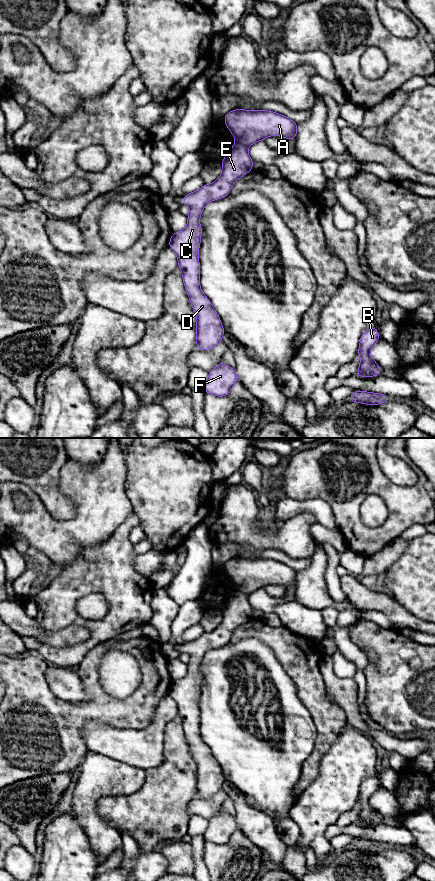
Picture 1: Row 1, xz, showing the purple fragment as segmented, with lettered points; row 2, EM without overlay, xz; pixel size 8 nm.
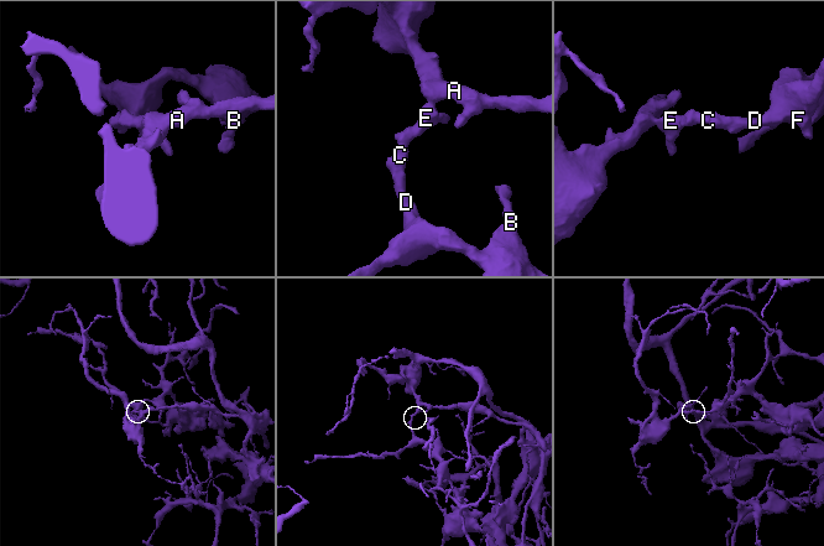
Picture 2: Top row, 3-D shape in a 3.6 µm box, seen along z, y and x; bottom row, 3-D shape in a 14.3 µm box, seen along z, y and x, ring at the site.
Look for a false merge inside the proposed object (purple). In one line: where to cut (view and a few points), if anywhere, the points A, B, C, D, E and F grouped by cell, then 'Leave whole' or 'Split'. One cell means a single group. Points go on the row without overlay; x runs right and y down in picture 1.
Split along xz (236, 590), (247, 594). Groups: A / B C D E F. Split

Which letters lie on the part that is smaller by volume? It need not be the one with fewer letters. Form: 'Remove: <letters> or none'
Remove: A

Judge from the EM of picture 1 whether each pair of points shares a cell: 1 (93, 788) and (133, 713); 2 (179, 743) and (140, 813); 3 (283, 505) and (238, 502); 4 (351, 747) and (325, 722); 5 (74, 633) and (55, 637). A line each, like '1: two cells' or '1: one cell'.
1: two cells
2: one cell
3: two cells
4: two cells
5: one cell

